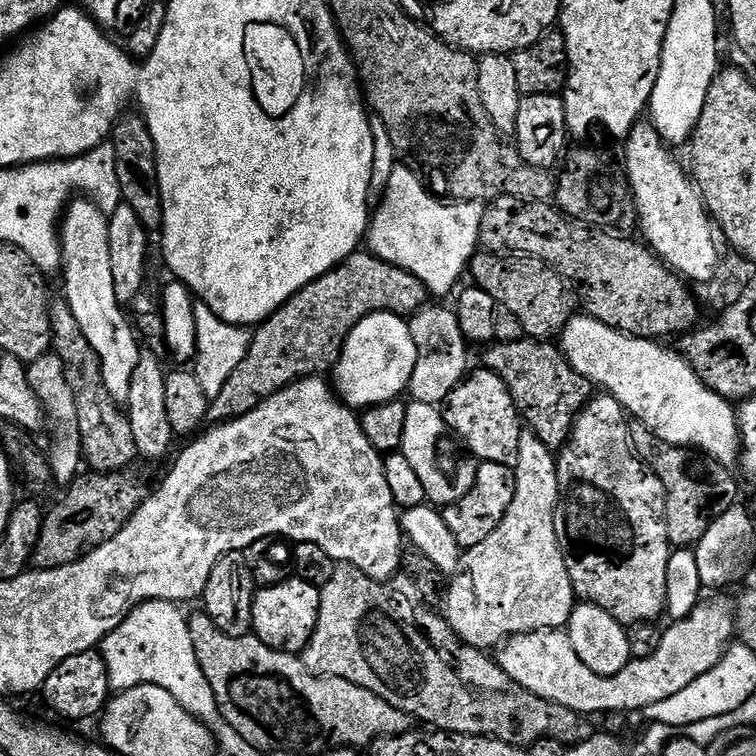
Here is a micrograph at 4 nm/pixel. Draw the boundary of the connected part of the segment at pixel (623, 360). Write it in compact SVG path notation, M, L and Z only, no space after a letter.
M587 314L573 315L558 344L568 365L613 396L633 421L645 424L658 438L702 452L719 464L732 466L741 459L737 409L700 381L679 351L659 348L652 338L627 336Z

